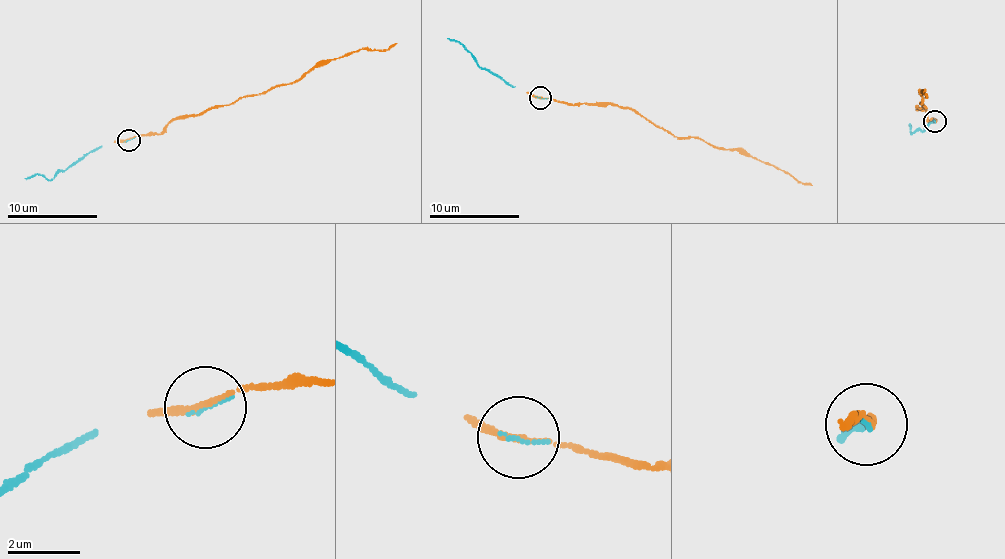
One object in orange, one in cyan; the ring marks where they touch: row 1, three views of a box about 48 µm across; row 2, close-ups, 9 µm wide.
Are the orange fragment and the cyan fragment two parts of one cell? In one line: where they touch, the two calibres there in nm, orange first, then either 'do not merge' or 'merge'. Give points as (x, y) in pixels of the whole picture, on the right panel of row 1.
at (934, 121); 150 nm thick on the orange side, 80 nm on the other; merge

